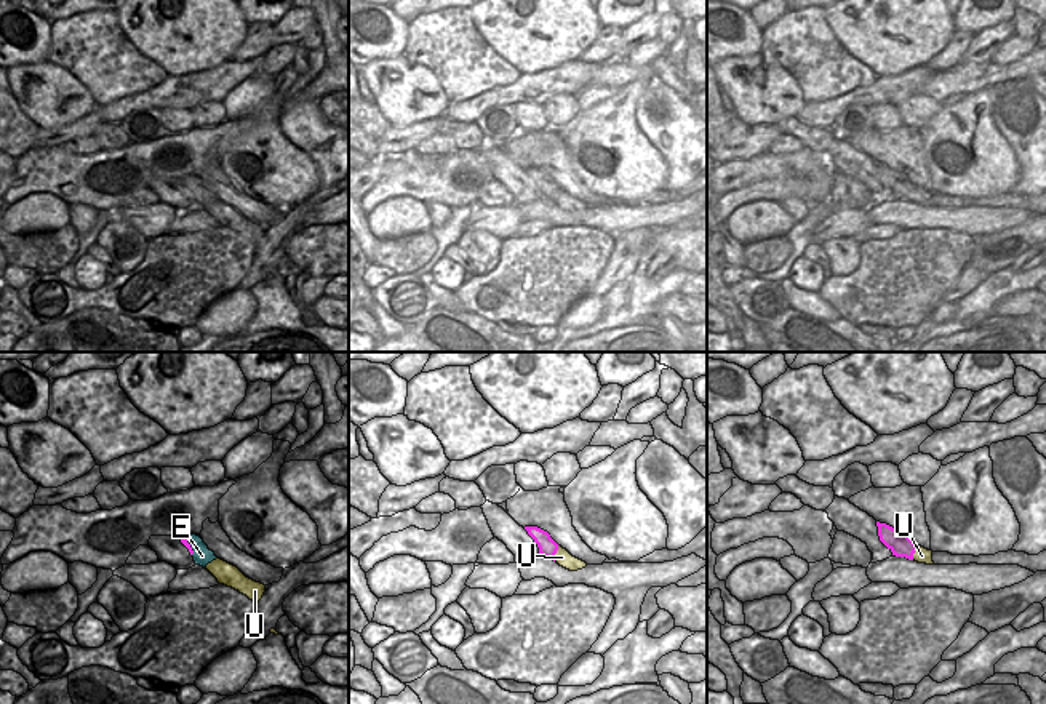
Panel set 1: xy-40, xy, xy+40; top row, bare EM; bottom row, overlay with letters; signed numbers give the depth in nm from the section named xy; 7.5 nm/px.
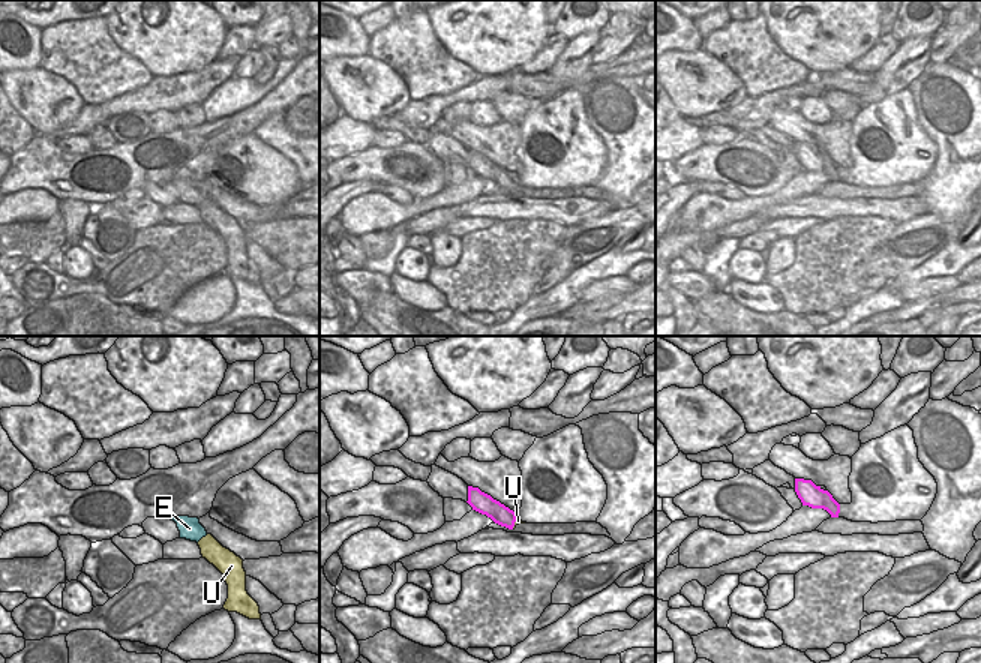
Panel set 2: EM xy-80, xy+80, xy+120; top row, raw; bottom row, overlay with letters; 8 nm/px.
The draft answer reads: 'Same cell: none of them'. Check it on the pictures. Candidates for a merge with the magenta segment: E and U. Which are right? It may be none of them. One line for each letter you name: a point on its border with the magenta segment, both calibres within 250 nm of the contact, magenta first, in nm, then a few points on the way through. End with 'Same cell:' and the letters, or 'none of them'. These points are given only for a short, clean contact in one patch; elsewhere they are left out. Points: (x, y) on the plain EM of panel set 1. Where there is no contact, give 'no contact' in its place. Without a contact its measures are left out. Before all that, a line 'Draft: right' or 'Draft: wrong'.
Draft: wrong
E: contact xy-40 (189, 188); calibres 50 and 150 nm; way xy-40 (183, 181), (189, 188), (202, 197)
Same cell: E

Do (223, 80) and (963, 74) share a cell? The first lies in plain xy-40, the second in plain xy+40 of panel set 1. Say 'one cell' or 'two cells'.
two cells

